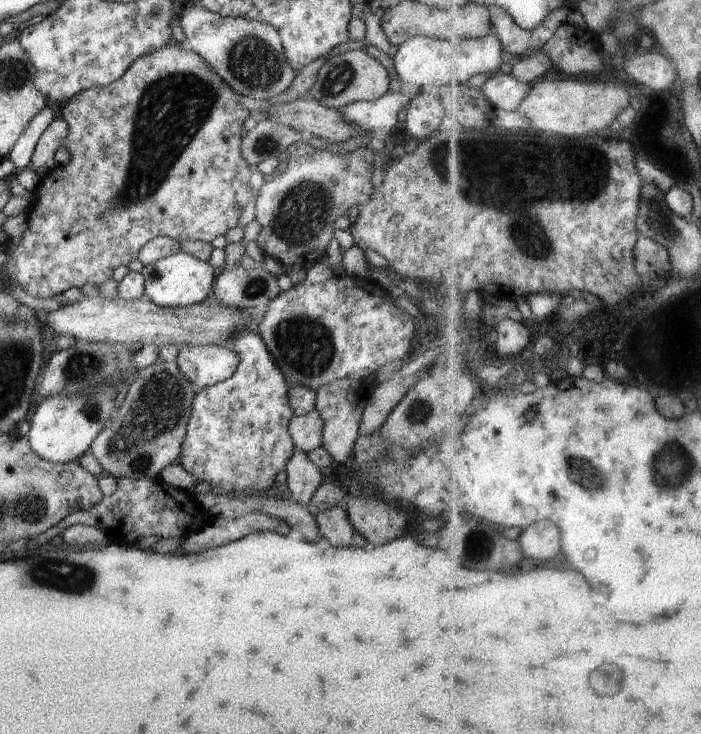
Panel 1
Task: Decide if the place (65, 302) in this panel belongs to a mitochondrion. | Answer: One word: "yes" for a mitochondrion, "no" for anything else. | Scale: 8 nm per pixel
no

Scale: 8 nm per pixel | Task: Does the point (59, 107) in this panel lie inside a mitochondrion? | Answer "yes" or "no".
no

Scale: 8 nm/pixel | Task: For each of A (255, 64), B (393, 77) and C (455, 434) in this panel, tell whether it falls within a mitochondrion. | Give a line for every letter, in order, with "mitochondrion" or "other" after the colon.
A: mitochondrion
B: other
C: other

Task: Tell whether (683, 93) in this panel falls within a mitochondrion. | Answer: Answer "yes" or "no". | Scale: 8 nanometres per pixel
no

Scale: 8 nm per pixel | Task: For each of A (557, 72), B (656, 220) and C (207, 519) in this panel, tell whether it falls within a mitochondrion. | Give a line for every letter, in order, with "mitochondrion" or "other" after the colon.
A: other
B: mitochondrion
C: other

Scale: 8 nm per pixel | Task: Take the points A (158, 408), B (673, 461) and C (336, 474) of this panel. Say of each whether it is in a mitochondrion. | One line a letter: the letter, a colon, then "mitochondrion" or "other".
A: mitochondrion
B: mitochondrion
C: other

